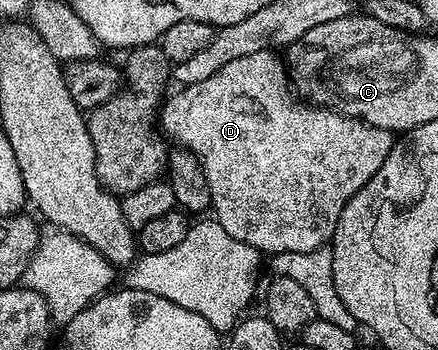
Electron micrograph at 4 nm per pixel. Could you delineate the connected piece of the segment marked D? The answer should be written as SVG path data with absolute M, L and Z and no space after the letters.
M275 50L263 51L250 53L250 57L238 57L238 61L230 61L230 65L225 65L222 69L218 69L218 73L206 77L206 81L198 81L198 85L176 89L172 96L169 94L163 100L158 114L159 130L169 140L172 138L177 148L194 153L198 157L206 173L206 181L210 181L211 210L214 212L216 222L222 225L222 229L226 229L226 233L230 233L230 237L250 245L268 257L278 253L310 253L314 249L331 244L332 234L338 225L338 217L342 217L342 209L346 209L350 197L354 197L354 193L358 193L358 189L362 189L362 185L366 185L366 181L370 181L370 177L374 177L378 169L382 169L382 161L386 161L394 142L391 131L378 129L374 125L363 123L360 119L352 119L349 115L329 111L326 107L309 105L301 101L290 90L285 60L281 56L279 59L276 55L279 54Z

